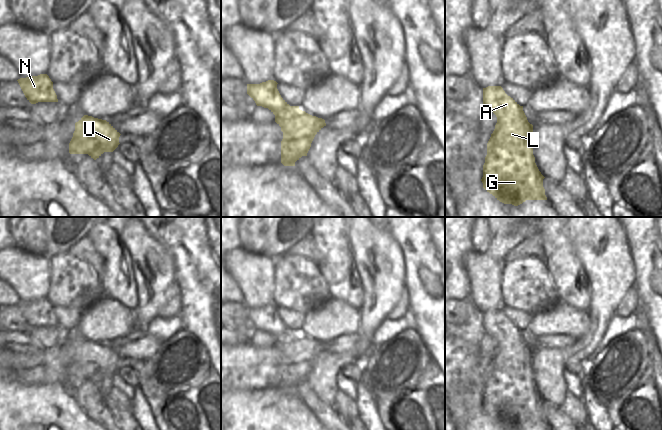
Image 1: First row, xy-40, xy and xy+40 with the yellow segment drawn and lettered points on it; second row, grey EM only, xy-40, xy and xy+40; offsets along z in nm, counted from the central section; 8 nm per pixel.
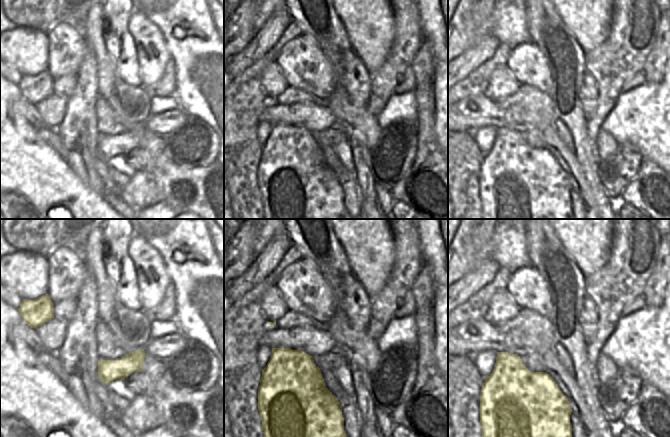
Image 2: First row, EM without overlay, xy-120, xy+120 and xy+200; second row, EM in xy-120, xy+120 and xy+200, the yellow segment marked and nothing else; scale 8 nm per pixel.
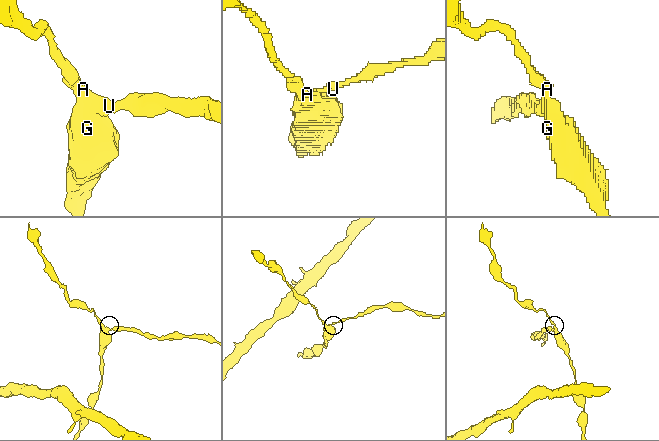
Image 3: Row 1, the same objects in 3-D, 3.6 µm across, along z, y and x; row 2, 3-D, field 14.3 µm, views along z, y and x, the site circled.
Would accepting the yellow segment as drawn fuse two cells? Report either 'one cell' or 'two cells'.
two cells

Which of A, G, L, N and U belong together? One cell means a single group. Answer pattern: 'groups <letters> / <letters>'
groups A N U / G L

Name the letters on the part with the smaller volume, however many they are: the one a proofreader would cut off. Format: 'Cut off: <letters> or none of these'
Cut off: A, N, U

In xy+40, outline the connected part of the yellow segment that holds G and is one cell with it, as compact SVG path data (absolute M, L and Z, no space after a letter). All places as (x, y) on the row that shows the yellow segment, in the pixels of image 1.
M496 112L493 113L497 117L497 123L487 143L487 155L481 179L483 188L500 202L514 206L518 206L526 200L547 200L543 187L545 177L539 171L533 155L533 125L526 119L514 120L512 116L500 116Z

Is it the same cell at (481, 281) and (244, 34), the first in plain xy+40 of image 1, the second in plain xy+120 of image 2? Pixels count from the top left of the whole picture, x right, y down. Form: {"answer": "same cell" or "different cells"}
{"answer": "different cells"}

